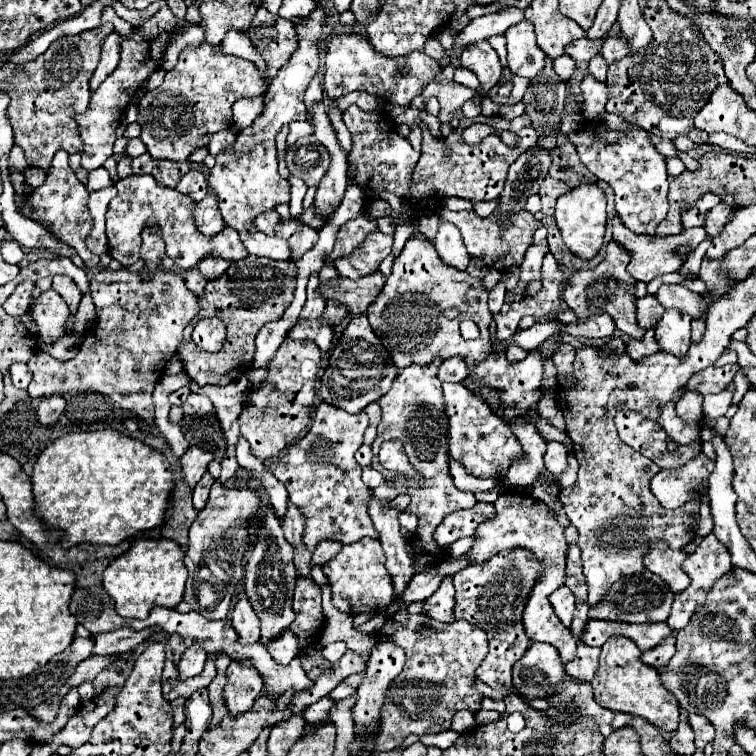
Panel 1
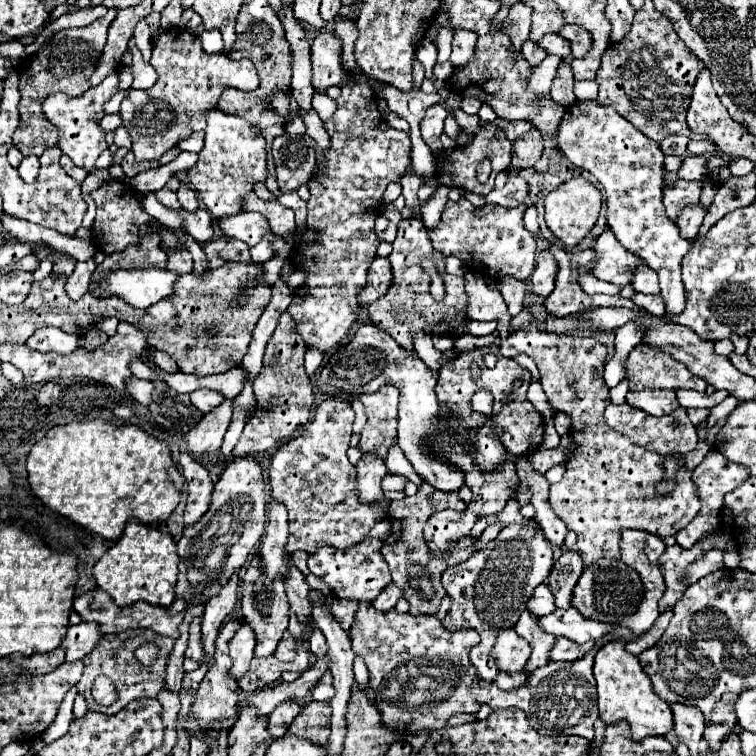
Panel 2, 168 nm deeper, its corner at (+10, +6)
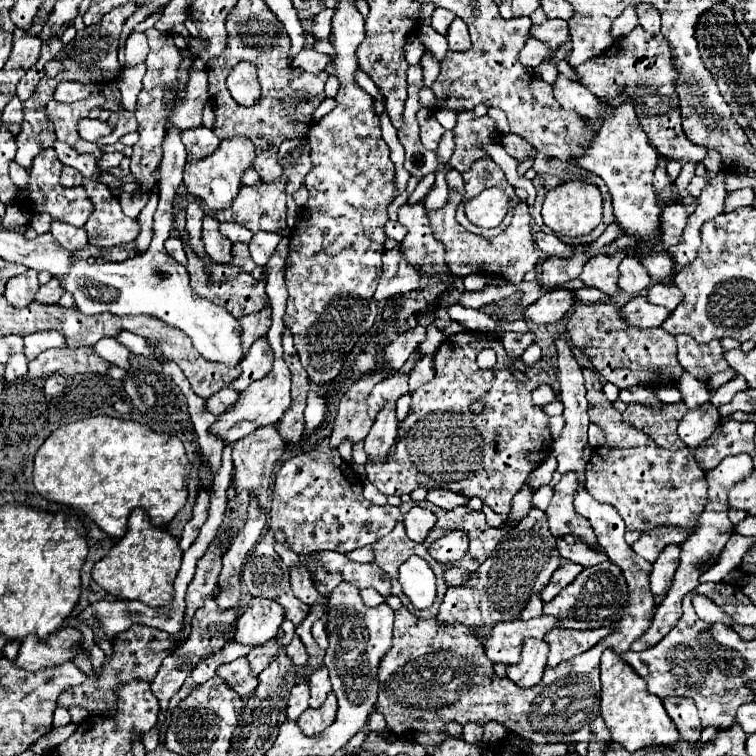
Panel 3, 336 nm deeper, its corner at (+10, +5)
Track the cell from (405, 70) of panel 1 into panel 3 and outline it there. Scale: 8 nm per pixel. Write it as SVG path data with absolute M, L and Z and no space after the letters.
M306 47L304 51L300 51L296 55L296 59L292 59L292 65L294 67L300 67L302 71L312 73L312 75L318 75L320 71L324 71L328 63L330 63L330 57L328 55L318 53L316 49L310 49L310 47Z

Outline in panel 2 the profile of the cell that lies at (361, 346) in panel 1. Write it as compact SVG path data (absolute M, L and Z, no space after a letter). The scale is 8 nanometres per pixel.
M360 324L352 342L342 346L330 358L330 362L318 372L316 382L326 396L348 402L352 402L354 396L376 392L384 384L392 384L398 388L398 442L406 458L412 462L420 478L424 478L424 482L428 482L430 486L436 486L436 490L440 492L458 492L464 486L462 472L450 468L438 458L432 458L430 454L430 446L426 440L432 436L432 430L436 426L434 416L438 414L438 400L434 394L436 376L426 368L416 352L408 352L406 348L398 346L390 334L378 330L374 324Z

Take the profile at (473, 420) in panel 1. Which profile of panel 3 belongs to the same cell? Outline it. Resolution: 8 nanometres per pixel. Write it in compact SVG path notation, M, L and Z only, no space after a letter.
M562 537L556 539L556 549L558 549L558 553L560 553L564 559L568 559L568 561L572 561L572 563L578 563L578 565L582 565L582 567L592 567L592 565L598 565L598 563L602 563L602 561L608 559L602 551L592 549L592 547L588 547L586 543L568 545Z

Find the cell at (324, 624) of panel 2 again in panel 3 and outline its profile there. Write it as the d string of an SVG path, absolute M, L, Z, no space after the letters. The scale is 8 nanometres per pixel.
M304 565L290 569L290 577L292 577L292 591L294 591L294 595L298 599L302 599L306 605L314 605L318 601L324 601L324 597L314 587L310 571Z

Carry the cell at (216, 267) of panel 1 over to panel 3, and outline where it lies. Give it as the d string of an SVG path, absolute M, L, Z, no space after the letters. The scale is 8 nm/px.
M234 243L234 247L232 247L232 263L238 265L238 267L242 267L244 271L248 271L254 279L264 279L262 267L258 267L258 265L250 259L248 245L246 245L246 243Z

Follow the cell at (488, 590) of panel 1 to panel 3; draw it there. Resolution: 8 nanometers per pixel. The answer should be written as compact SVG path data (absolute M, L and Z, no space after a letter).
M533 507L522 521L504 533L504 539L496 545L496 555L488 557L476 569L476 575L470 573L466 583L460 587L448 587L436 621L440 625L462 623L476 639L486 643L488 633L496 623L516 621L520 617L530 595L540 593L558 567L560 555L556 551L556 537L548 529L544 511Z

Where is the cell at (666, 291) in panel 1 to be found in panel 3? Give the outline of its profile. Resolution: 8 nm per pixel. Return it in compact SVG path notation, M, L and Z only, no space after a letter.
M626 257L620 263L620 279L618 285L622 291L630 293L630 295L640 295L644 289L650 287L650 279L648 273L644 271L644 267L640 265L640 261L636 257Z

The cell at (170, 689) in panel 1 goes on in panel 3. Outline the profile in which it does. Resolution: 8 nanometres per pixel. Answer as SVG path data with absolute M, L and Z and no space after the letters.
M132 625L128 631L122 631L120 635L116 635L112 639L112 653L106 655L104 663L102 663L102 669L100 673L94 671L92 667L92 659L86 651L80 651L72 663L76 663L76 667L80 667L88 679L78 685L78 687L72 687L68 691L64 691L60 695L60 705L64 707L70 707L70 705L78 705L78 707L84 707L88 709L90 713L106 713L110 707L116 707L118 703L118 697L116 697L116 691L118 687L122 687L124 683L130 683L130 681L136 681L136 679L142 679L142 681L152 681L156 677L156 671L160 669L160 663L164 661L166 655L170 655L174 651L174 639L170 633L162 631L162 629L154 629L154 627L146 627L146 625Z

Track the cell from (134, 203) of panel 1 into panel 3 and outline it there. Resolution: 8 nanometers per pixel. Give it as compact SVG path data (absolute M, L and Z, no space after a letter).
M86 179L84 189L94 205L94 211L84 225L84 229L88 231L90 245L108 249L108 247L130 243L138 237L140 233L138 221L128 219L122 213L118 197L110 193L110 189L104 183Z

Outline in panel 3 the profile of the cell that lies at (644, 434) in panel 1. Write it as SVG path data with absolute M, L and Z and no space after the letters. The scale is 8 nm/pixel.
M680 401L674 405L666 405L662 411L650 411L638 403L630 403L622 413L622 419L632 427L644 431L658 447L662 449L684 449L686 443L676 435L676 427L680 419L688 413L688 407Z

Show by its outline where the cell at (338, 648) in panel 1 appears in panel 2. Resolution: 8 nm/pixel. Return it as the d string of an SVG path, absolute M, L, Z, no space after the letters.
M312 630L312 636L308 640L310 644L310 652L316 656L326 656L328 654L328 644L324 642L324 634L320 634L320 630Z

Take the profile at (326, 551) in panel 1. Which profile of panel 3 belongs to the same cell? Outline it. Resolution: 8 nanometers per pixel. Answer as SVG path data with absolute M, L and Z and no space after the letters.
M276 543L276 551L278 551L278 555L282 557L282 561L284 561L288 567L296 567L296 563L302 563L302 557L300 557L300 555L296 555L294 551L282 547L280 543Z

